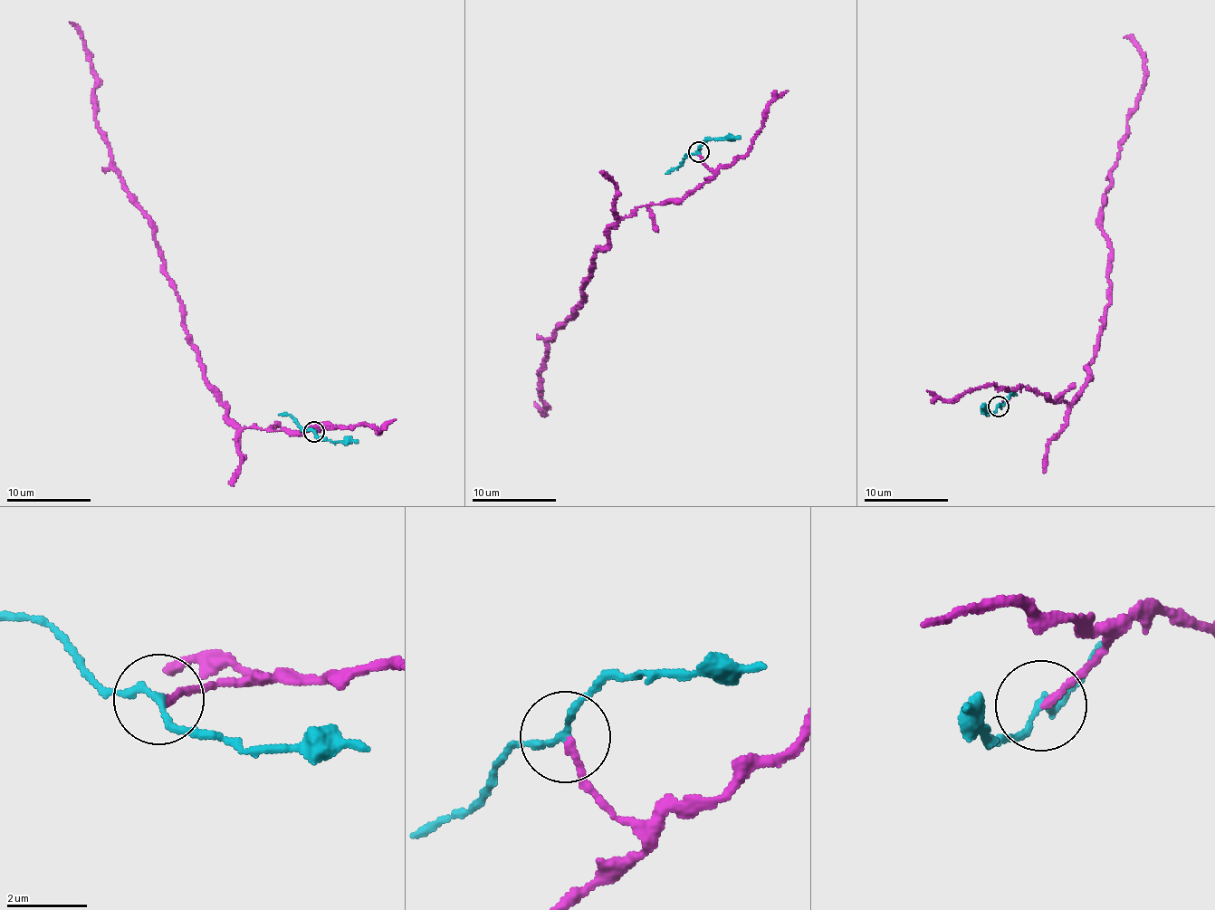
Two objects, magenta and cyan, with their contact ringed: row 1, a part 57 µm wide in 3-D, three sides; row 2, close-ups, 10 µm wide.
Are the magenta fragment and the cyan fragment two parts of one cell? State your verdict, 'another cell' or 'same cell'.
another cell

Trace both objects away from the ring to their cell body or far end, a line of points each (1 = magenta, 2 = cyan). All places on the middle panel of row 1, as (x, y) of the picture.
1: (697, 152), (712, 178), (635, 207), (597, 251), (585, 302), (557, 329), (539, 373), (544, 414), (534, 401)
2: (697, 152), (708, 140), (740, 138)

